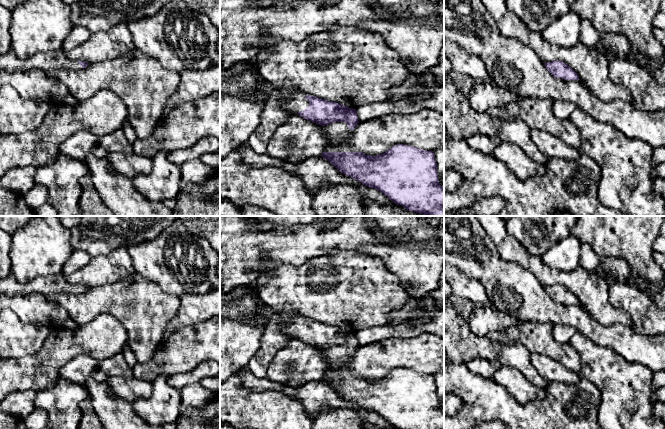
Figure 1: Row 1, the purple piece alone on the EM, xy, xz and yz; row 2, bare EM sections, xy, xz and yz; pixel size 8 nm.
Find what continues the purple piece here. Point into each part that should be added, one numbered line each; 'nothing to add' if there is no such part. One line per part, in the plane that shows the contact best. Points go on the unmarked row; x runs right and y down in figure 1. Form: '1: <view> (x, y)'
1: xz (245, 308)
2: xz (337, 357)

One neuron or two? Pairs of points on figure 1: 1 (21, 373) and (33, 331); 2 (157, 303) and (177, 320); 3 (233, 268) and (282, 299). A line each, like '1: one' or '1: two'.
1: two
2: two
3: two

